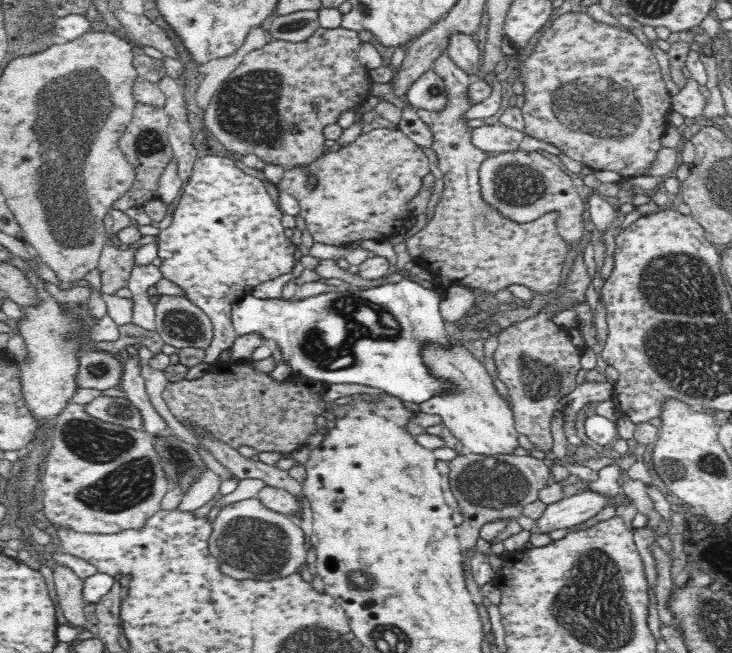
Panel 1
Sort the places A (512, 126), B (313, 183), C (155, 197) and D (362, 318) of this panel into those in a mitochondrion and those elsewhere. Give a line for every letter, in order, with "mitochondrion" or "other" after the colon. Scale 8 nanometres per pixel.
A: other
B: other
C: other
D: mitochondrion

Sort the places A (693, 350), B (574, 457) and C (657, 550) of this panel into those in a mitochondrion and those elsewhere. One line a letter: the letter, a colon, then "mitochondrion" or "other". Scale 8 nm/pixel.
A: mitochondrion
B: other
C: other

